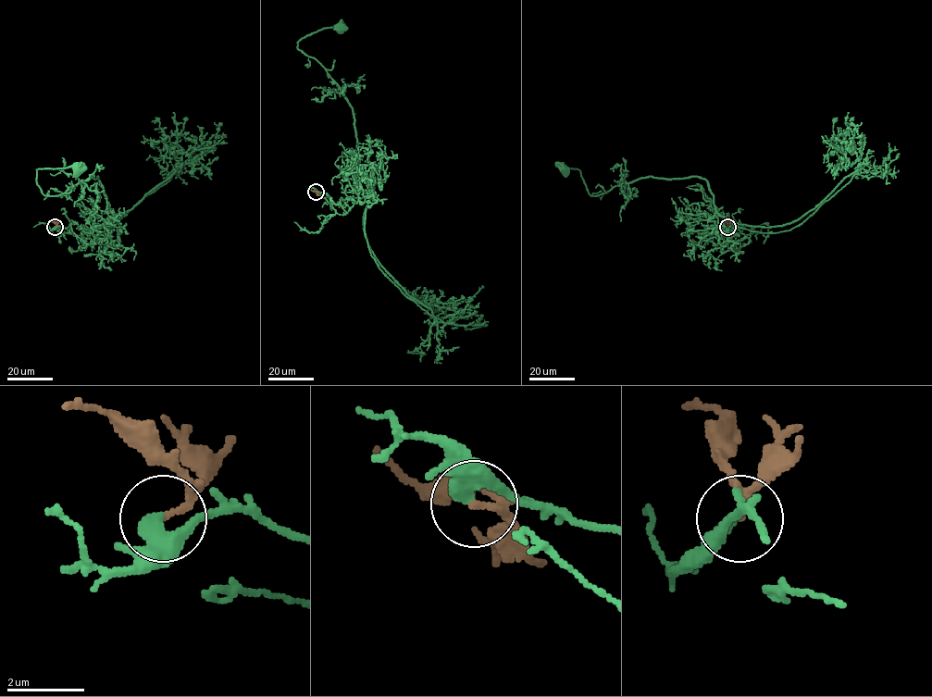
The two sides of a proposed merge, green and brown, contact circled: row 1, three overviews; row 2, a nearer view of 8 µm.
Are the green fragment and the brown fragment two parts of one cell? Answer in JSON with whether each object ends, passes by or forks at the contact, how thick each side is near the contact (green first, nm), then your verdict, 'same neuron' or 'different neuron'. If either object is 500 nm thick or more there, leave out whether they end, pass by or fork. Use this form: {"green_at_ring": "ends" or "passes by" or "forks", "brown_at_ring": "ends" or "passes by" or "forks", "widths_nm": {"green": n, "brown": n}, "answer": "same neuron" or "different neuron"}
{"green_at_ring": "passes by", "brown_at_ring": "passes by", "widths_nm": {"green": 360, "brown": 130}, "answer": "different neuron"}

